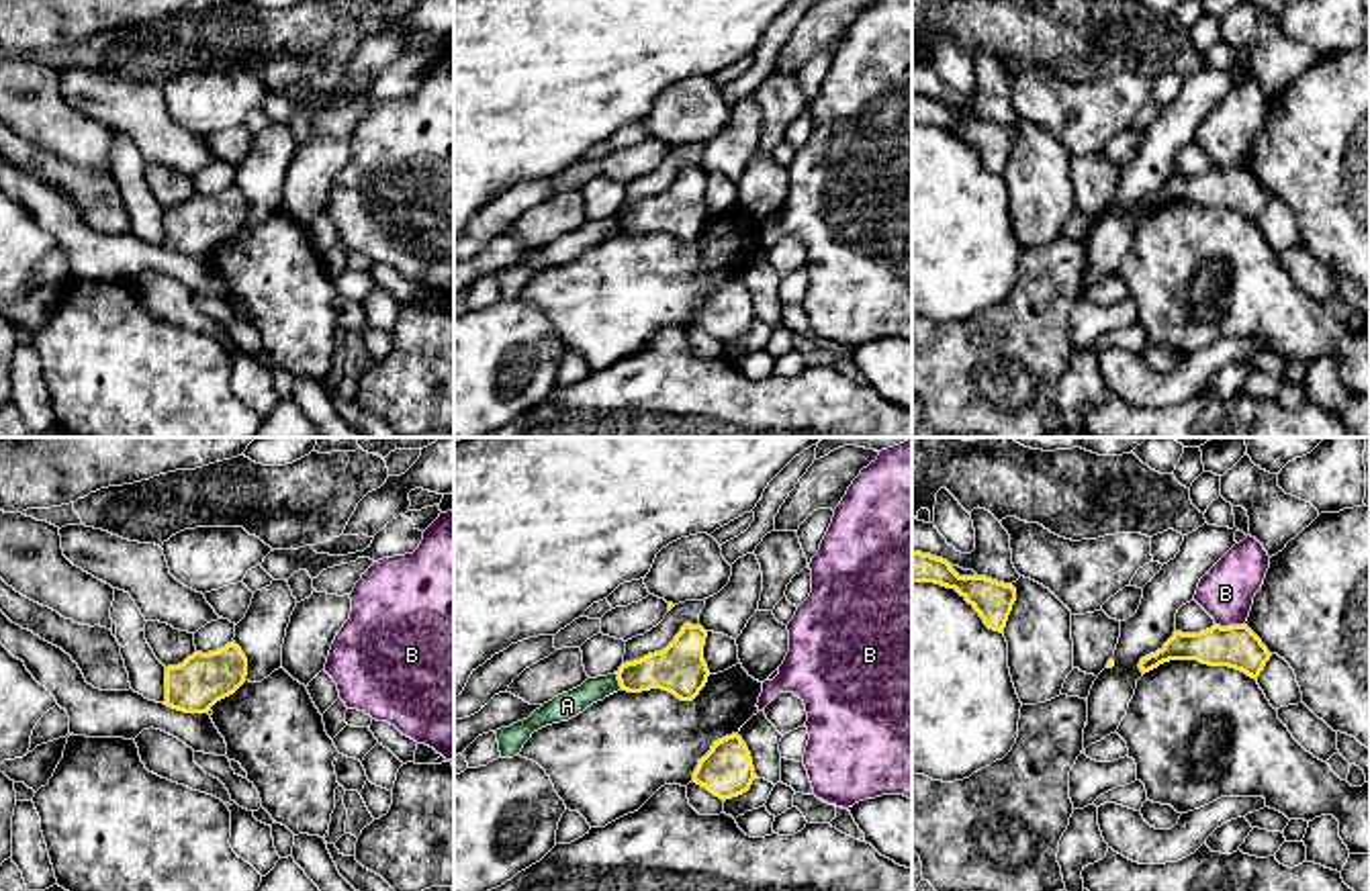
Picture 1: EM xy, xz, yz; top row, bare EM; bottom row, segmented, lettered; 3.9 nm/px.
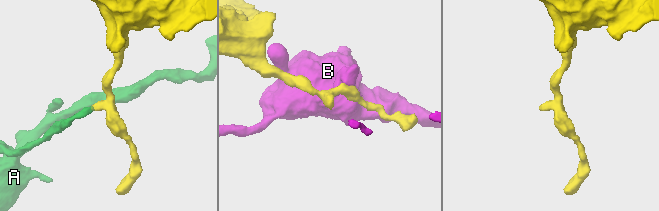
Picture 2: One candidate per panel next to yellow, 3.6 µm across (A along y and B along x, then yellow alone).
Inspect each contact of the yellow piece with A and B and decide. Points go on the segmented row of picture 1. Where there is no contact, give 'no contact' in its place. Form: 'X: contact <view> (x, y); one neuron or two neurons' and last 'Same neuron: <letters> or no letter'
A: contact xz (618, 679); two neurons
B: contact yz (1231, 626); two neurons
Same neuron: no letter

